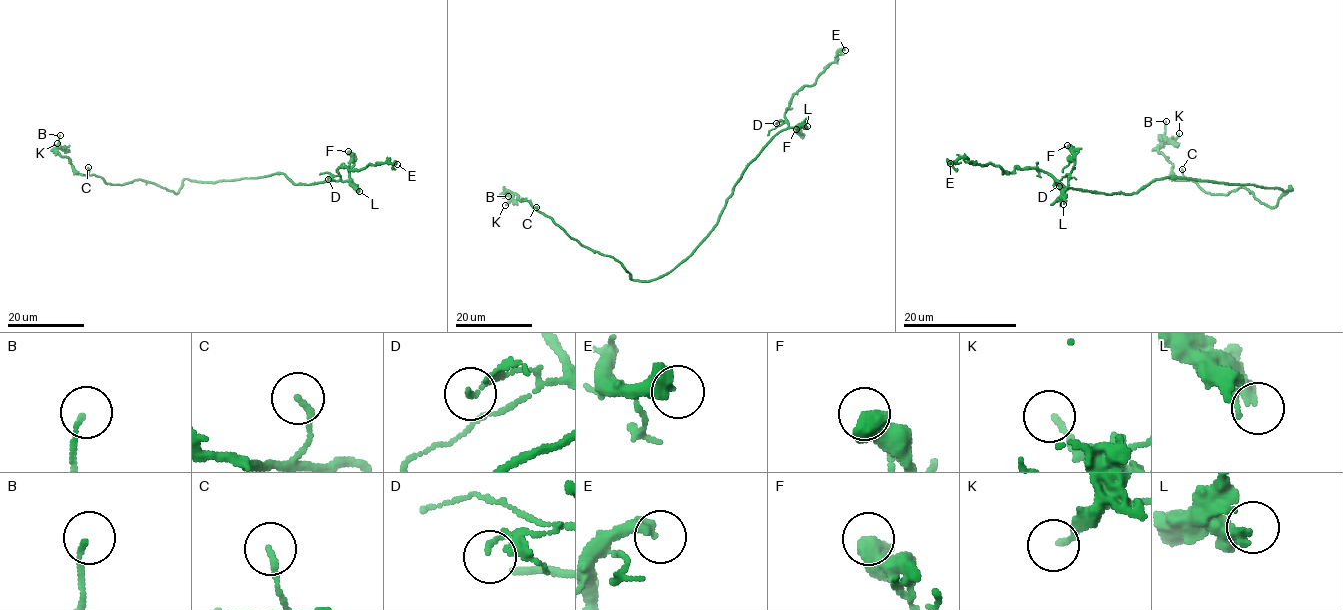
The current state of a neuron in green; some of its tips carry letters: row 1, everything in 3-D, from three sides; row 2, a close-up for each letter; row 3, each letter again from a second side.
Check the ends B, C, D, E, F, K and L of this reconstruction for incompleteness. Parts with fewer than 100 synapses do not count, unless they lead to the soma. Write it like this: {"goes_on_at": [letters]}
{"goes_on_at": ["E"]}

